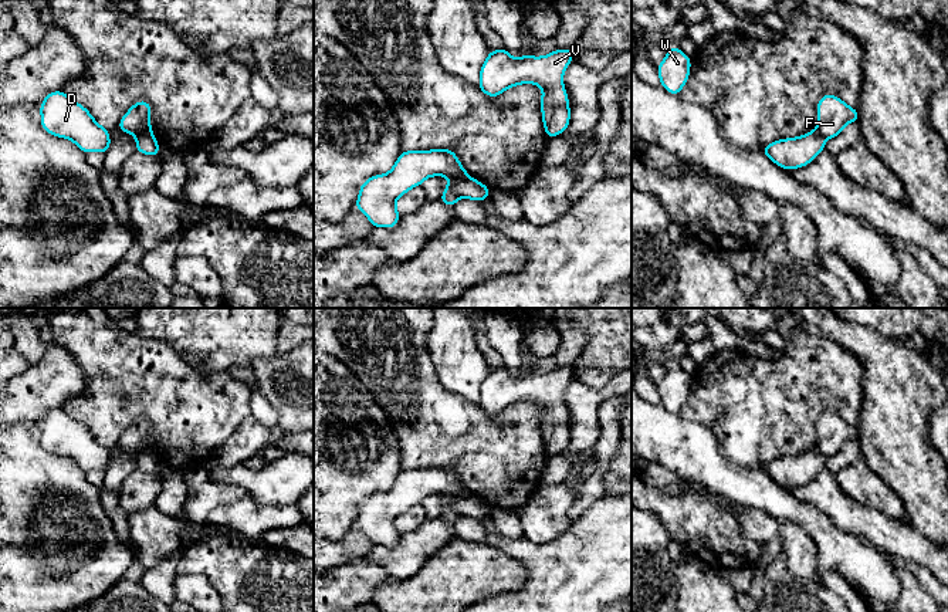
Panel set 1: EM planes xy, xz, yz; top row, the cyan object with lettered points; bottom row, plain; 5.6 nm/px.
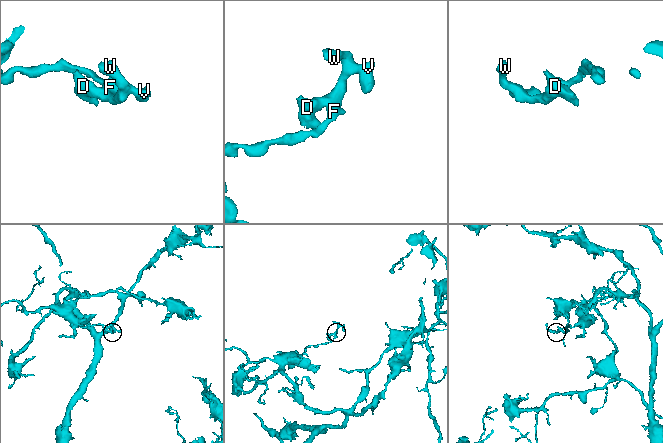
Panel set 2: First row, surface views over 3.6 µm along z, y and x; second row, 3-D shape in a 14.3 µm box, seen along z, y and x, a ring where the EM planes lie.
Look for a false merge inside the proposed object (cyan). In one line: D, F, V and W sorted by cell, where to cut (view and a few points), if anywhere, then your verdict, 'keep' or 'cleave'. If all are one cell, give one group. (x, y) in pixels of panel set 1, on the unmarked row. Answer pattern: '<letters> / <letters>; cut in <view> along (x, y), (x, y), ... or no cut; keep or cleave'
D V W / F; cut in xz along (450, 494), (469, 496); cleave

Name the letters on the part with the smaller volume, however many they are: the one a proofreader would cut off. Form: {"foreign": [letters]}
{"foreign": ["D", "V", "W"]}

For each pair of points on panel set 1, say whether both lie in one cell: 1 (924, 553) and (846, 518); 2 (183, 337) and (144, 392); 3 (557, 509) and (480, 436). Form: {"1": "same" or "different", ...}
{"1": "same", "2": "different", "3": "different"}

